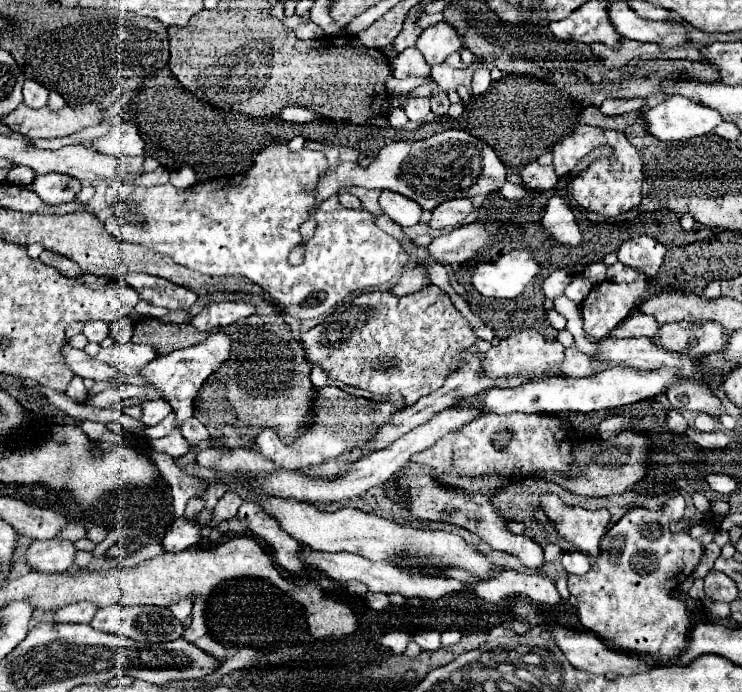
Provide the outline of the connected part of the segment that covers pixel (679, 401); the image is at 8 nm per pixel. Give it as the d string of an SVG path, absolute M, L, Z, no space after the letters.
M682 380L680 384L672 384L666 392L666 398L674 410L694 410L694 412L708 412L714 416L722 414L720 398L716 398L704 384L696 380Z

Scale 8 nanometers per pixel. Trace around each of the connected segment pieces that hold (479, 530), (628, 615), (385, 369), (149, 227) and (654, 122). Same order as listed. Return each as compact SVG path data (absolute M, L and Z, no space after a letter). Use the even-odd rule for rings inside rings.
M408 462L406 466L406 474L398 480L398 486L406 492L406 496L410 498L406 508L412 516L420 518L420 520L434 520L434 522L448 522L448 524L454 524L454 526L460 526L460 528L466 528L470 532L476 532L480 538L484 538L494 550L502 550L502 552L508 552L512 556L516 556L526 568L538 568L544 564L542 560L542 548L532 542L530 538L524 538L524 536L516 536L512 534L508 528L506 528L506 520L498 514L498 510L494 508L494 504L482 496L482 494L476 494L476 496L464 496L462 492L458 490L450 490L446 486L442 486L440 482L432 480L424 466L420 464L414 464L414 462Z
M674 496L666 510L632 508L628 510L600 542L600 556L584 576L568 576L568 590L576 596L578 618L614 648L628 648L636 656L670 662L688 644L690 620L684 602L674 592L698 566L704 548L684 532L672 532L670 522L684 514L684 498ZM642 630L642 636L638 634Z
M430 284L428 288L422 288L420 292L408 294L404 298L396 298L388 292L366 292L352 300L344 300L318 326L298 334L298 340L304 346L304 358L312 366L320 366L330 378L340 380L346 386L370 390L376 396L398 392L402 394L404 404L412 406L418 398L438 390L446 378L460 368L458 356L462 352L470 352L478 336L474 334L468 320L452 306L450 296L444 294L438 286Z
M272 142L254 154L254 162L244 174L210 180L204 184L190 186L186 190L178 190L170 184L136 188L132 192L132 200L140 202L138 210L142 210L146 226L140 228L126 222L124 218L110 216L106 220L106 228L110 234L126 242L144 244L154 252L168 254L176 264L192 268L196 272L210 276L242 274L254 284L258 284L280 306L282 314L288 314L292 318L316 318L326 314L332 306L336 306L352 292L384 286L390 280L398 278L404 272L408 260L408 254L404 252L400 242L382 232L376 226L374 216L366 208L344 208L338 200L338 194L330 196L316 208L314 218L318 230L314 232L314 238L302 238L300 226L308 220L308 206L314 202L312 198L318 178L326 168L328 162L322 152L306 148L292 152L286 142ZM300 244L304 246L304 262L300 266L290 266L288 254L294 246Z
M682 96L662 100L660 104L644 110L642 118L646 122L646 134L654 136L660 142L702 136L712 132L714 126L722 122L722 116L716 110Z

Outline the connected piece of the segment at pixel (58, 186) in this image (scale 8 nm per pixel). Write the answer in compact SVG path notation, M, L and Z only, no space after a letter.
M40 174L32 182L32 190L48 204L62 204L76 198L76 192L80 190L80 182L72 176L64 174Z

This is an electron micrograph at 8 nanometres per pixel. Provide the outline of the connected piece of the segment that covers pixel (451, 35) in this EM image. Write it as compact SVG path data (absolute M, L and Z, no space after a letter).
M440 22L426 28L426 32L416 40L416 46L424 54L426 62L434 66L462 48L462 36L450 24Z

